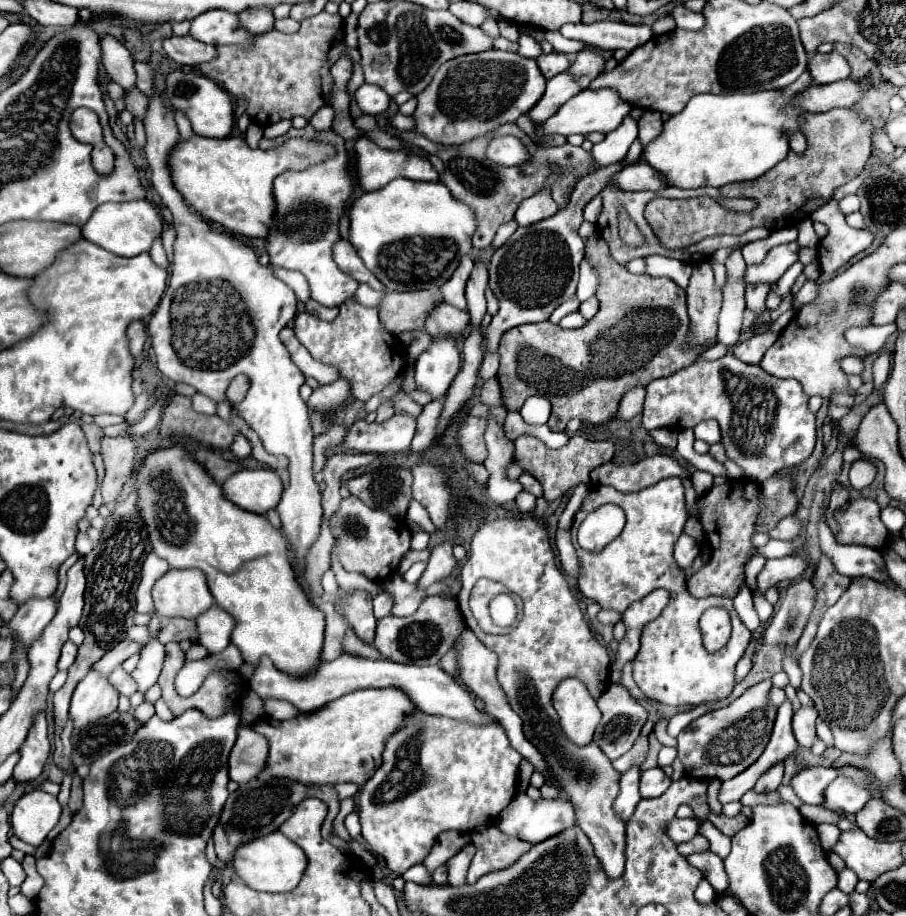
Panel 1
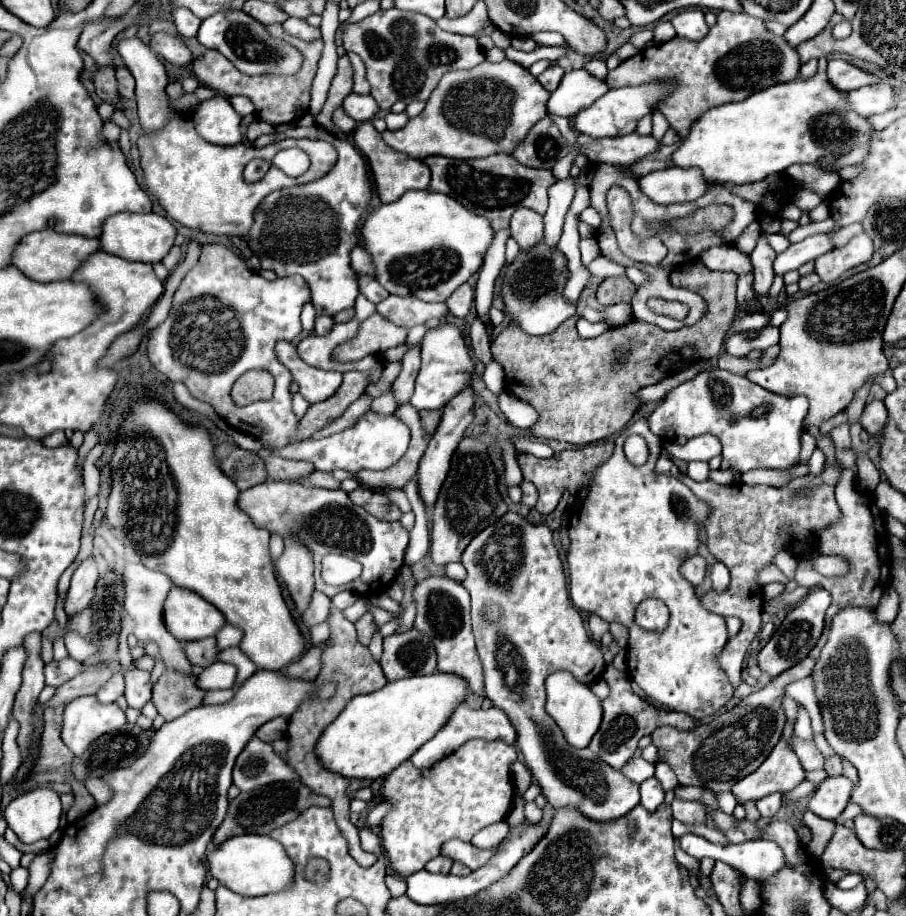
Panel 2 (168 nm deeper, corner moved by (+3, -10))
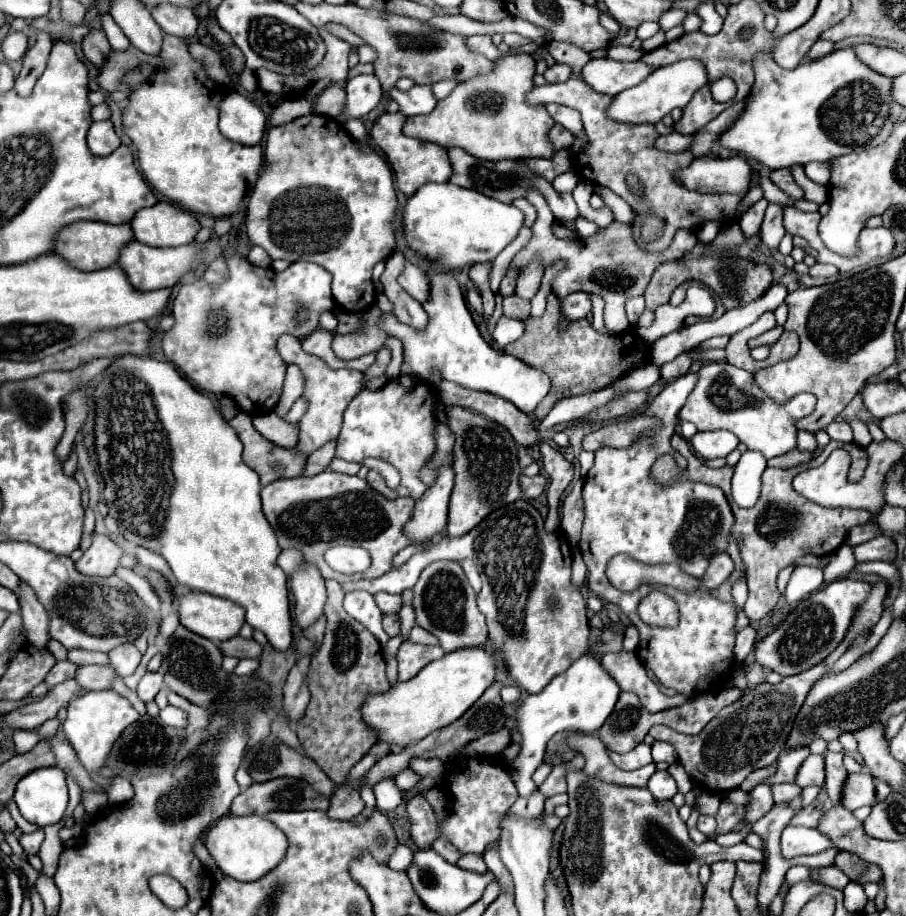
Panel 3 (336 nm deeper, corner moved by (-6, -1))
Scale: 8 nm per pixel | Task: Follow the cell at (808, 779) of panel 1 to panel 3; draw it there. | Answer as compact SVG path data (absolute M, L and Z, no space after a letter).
M868 772L848 774L842 806L848 810L856 810L860 806L874 806L874 804L876 804L876 786L872 774Z

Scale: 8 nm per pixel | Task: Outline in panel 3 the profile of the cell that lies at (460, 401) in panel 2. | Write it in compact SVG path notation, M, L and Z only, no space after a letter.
M442 466L434 486L416 500L412 518L404 526L404 534L412 544L428 544L436 534L446 528L448 500L454 486L454 472L450 466Z

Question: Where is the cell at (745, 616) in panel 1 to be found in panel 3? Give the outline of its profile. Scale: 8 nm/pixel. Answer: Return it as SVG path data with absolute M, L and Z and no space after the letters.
M746 626L738 636L736 636L736 646L734 646L734 660L736 662L744 662L746 656L754 650L756 644L756 632L752 626Z

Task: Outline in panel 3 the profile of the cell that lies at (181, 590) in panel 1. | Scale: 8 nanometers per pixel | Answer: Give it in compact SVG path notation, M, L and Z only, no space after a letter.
M200 592L180 598L180 624L208 640L224 642L238 636L244 622L244 610L230 600Z

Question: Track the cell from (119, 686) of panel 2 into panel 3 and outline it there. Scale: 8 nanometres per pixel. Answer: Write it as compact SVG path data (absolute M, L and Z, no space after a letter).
M80 666L74 680L88 690L108 690L112 686L114 676L116 670L112 666Z

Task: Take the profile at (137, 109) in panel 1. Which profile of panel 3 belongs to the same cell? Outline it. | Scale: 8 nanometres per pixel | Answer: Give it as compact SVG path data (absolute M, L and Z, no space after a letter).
M90 30L82 40L82 52L94 66L102 66L110 52L106 34L102 30Z

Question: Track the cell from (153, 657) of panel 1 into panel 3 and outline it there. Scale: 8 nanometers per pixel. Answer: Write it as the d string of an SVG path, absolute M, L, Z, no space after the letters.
M146 672L144 678L140 680L138 688L136 688L138 698L142 702L150 702L150 700L154 700L154 696L160 692L162 686L164 684L162 684L162 674L160 672Z

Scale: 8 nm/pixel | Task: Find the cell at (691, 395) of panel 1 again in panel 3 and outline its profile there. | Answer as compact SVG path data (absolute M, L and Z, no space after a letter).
M712 362L700 368L700 380L678 412L678 420L688 420L698 430L730 430L748 446L748 450L758 450L766 458L774 458L796 448L794 422L812 414L814 406L816 398L812 394L798 394L790 402L778 406L756 386L750 372L728 362Z

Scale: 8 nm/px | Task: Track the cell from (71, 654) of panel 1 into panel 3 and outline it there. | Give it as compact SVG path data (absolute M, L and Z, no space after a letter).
M64 660L64 662L56 662L56 666L48 672L48 676L46 676L46 684L52 688L52 686L56 686L56 684L60 684L60 682L66 682L68 678L74 678L74 674L76 674L76 664L72 664L70 660Z

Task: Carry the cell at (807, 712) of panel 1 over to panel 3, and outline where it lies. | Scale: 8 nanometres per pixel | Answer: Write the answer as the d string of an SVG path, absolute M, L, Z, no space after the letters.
M826 752L824 760L826 760L826 792L830 796L830 800L834 804L840 804L840 796L844 792L844 782L846 782L846 768L842 764L842 754L834 754L834 752Z

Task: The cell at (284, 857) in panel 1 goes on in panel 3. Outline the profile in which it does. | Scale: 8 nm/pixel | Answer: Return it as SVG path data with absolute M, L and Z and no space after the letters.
M226 814L222 820L214 822L204 834L204 844L220 870L226 876L232 876L242 882L258 880L266 872L276 868L288 848L284 832L276 828L272 822L268 822L264 816L234 816L234 814Z

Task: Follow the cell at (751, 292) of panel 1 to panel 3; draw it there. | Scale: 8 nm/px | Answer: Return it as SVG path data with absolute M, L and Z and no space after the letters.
M770 202L766 208L766 216L762 222L762 232L760 238L764 244L768 244L768 248L778 248L782 236L786 234L784 224L782 224L782 214L784 214L784 206Z

